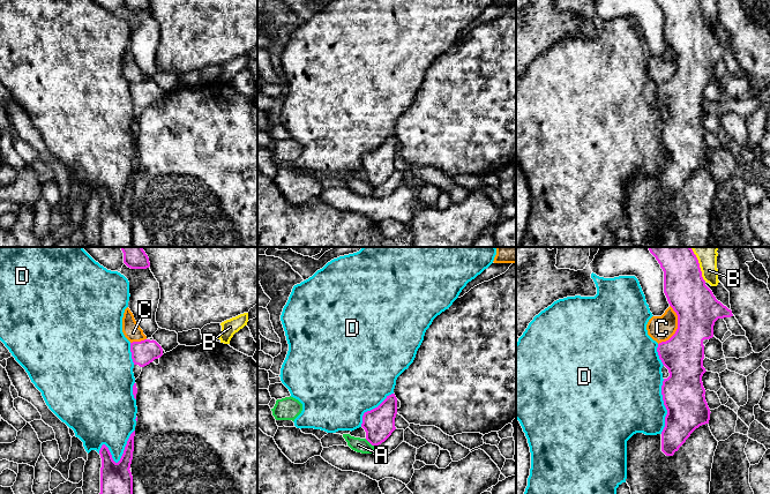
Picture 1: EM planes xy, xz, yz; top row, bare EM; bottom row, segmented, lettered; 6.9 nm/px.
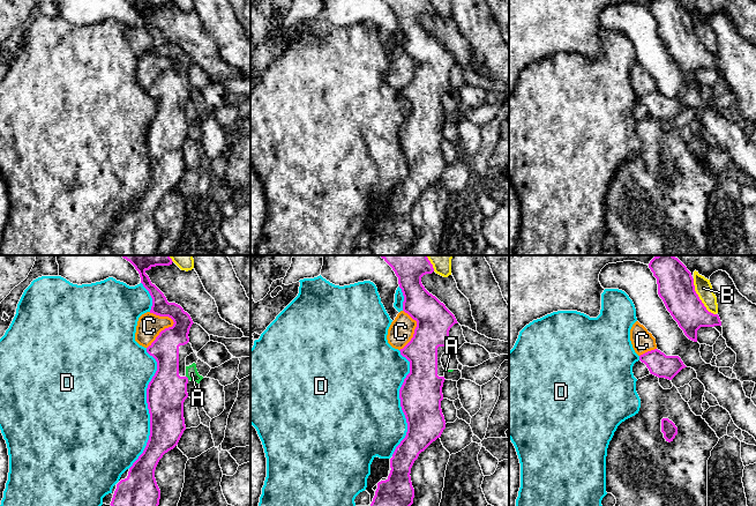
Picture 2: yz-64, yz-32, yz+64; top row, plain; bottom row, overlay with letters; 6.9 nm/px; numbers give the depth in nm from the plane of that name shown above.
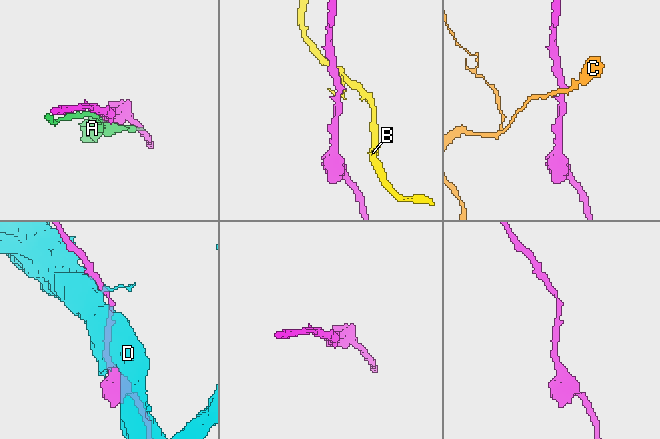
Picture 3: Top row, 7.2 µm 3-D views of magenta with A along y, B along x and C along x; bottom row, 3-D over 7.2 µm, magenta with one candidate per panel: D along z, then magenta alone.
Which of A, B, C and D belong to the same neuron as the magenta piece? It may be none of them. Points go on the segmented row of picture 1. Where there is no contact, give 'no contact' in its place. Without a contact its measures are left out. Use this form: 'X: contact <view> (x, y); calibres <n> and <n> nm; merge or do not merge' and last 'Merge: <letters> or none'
A: contact xz (369, 442); calibres 220 and 100 nm; do not merge
B: contact yz (699, 264); calibres 280 and 170 nm; do not merge
C: contact yz (678, 327); calibres 300 and 180 nm; do not merge
D: contact xy (120, 459); calibres 220 and 280 nm; do not merge
Merge: none

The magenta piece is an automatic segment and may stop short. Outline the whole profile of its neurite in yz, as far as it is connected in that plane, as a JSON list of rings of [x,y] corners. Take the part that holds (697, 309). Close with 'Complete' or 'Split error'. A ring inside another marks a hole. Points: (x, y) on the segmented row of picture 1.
[[[648,247],[656,257],[664,271],[664,293],[670,306],[678,315],[678,329],[666,342],[658,344],[657,352],[663,365],[668,369],[670,376],[664,379],[661,395],[667,410],[665,427],[661,432],[661,451],[666,456],[673,456],[675,451],[686,442],[690,434],[702,425],[709,424],[710,409],[705,401],[705,389],[702,376],[707,372],[703,367],[704,346],[713,337],[713,325],[718,319],[723,319],[728,330],[735,336],[746,336],[746,331],[739,324],[732,310],[716,299],[712,291],[705,285],[702,277],[698,260],[690,247]]]. Split error

